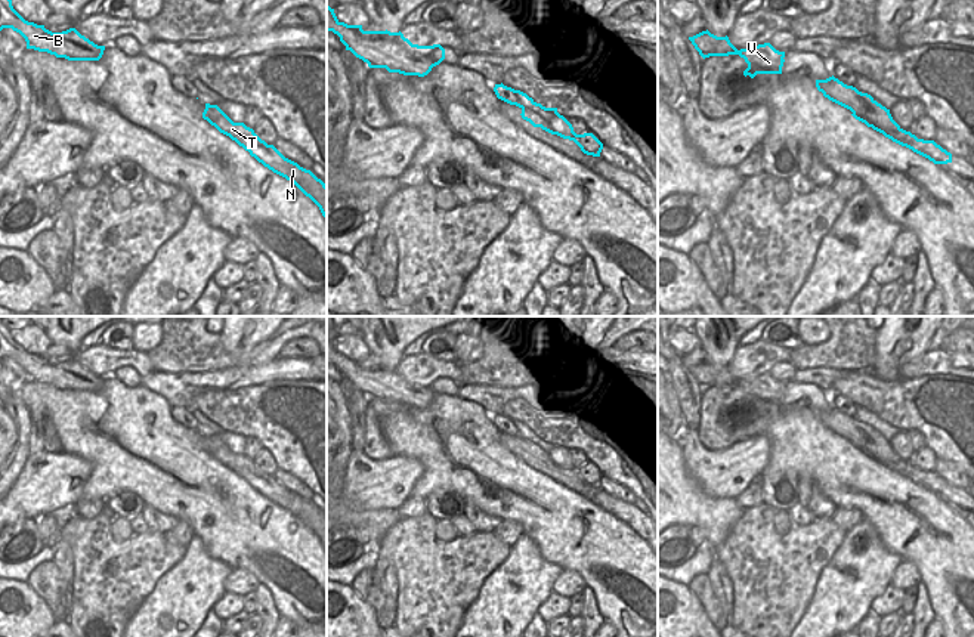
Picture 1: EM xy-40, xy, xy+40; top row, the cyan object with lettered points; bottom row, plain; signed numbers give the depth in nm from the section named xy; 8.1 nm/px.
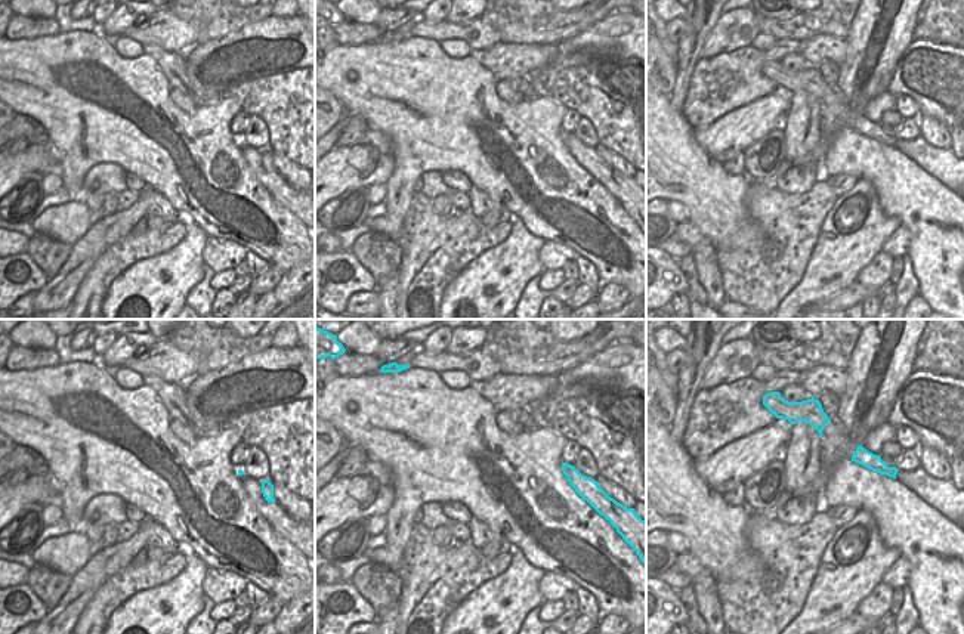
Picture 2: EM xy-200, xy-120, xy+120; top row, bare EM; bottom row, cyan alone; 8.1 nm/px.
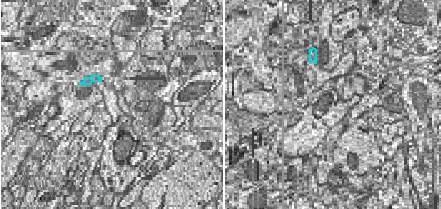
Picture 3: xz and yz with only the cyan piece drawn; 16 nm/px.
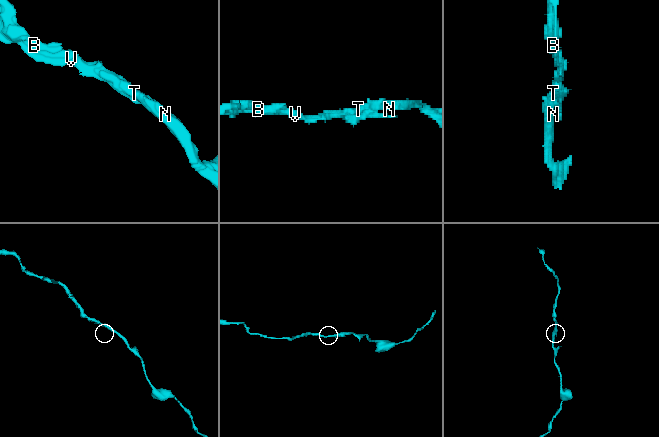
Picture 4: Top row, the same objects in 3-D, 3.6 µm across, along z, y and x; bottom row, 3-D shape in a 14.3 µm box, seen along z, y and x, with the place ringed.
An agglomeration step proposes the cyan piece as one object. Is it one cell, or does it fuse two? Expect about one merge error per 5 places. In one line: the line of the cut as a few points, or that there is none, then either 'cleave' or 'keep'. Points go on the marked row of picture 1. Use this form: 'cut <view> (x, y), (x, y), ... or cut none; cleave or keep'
cut none; keep

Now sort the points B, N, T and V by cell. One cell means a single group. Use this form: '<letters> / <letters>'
B N T V

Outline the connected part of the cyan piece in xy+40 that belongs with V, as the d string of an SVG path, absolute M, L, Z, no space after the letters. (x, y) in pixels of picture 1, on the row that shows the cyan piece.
M708 30L689 37L695 49L705 59L709 56L739 55L748 64L743 75L754 78L757 74L782 74L785 52L776 50L770 43L758 44L752 49L738 50L729 37L717 37Z

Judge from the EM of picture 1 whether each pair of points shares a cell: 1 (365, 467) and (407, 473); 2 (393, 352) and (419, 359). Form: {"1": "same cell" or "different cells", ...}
{"1": "same cell", "2": "different cells"}

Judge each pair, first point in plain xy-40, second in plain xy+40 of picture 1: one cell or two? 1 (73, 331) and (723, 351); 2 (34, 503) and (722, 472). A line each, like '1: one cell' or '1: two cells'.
1: one cell
2: one cell

